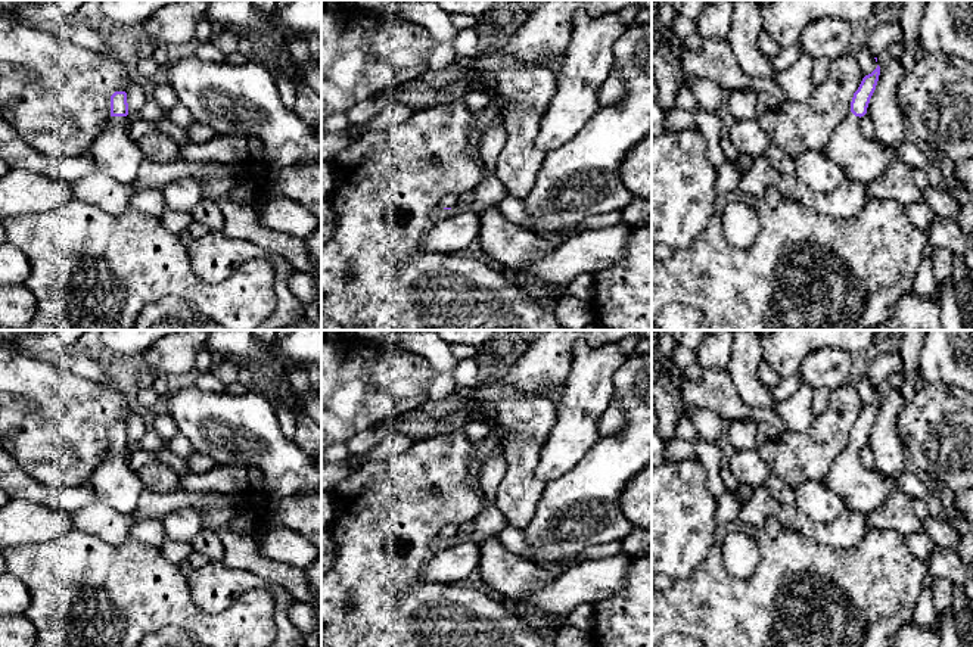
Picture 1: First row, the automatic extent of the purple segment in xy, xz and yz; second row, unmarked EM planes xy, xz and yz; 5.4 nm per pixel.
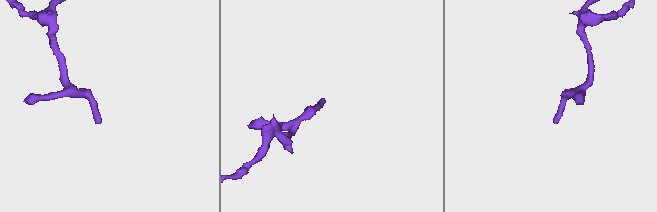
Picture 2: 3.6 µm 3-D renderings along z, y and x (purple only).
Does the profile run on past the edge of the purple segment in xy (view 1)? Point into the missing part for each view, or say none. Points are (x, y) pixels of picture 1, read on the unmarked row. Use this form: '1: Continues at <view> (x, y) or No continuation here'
1: Continues at xy (115, 484)

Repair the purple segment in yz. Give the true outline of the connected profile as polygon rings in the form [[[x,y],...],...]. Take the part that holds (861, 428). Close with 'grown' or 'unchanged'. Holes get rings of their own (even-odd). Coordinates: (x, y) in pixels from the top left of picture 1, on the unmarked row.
[[[880,396],[865,405],[854,423],[851,442],[834,460],[830,473],[821,483],[834,491],[846,504],[846,508],[870,513],[882,506],[898,491],[893,479],[876,469],[865,469],[859,461],[859,448],[867,444],[870,429],[876,420]]] | grown

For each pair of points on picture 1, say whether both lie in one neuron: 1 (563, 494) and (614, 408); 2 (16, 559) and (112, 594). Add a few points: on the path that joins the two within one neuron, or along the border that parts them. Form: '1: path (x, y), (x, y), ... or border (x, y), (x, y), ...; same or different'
1: border (619, 406), (625, 423), (619, 429), (600, 436); different
2: path (40, 566), (78, 582), (90, 584); same

